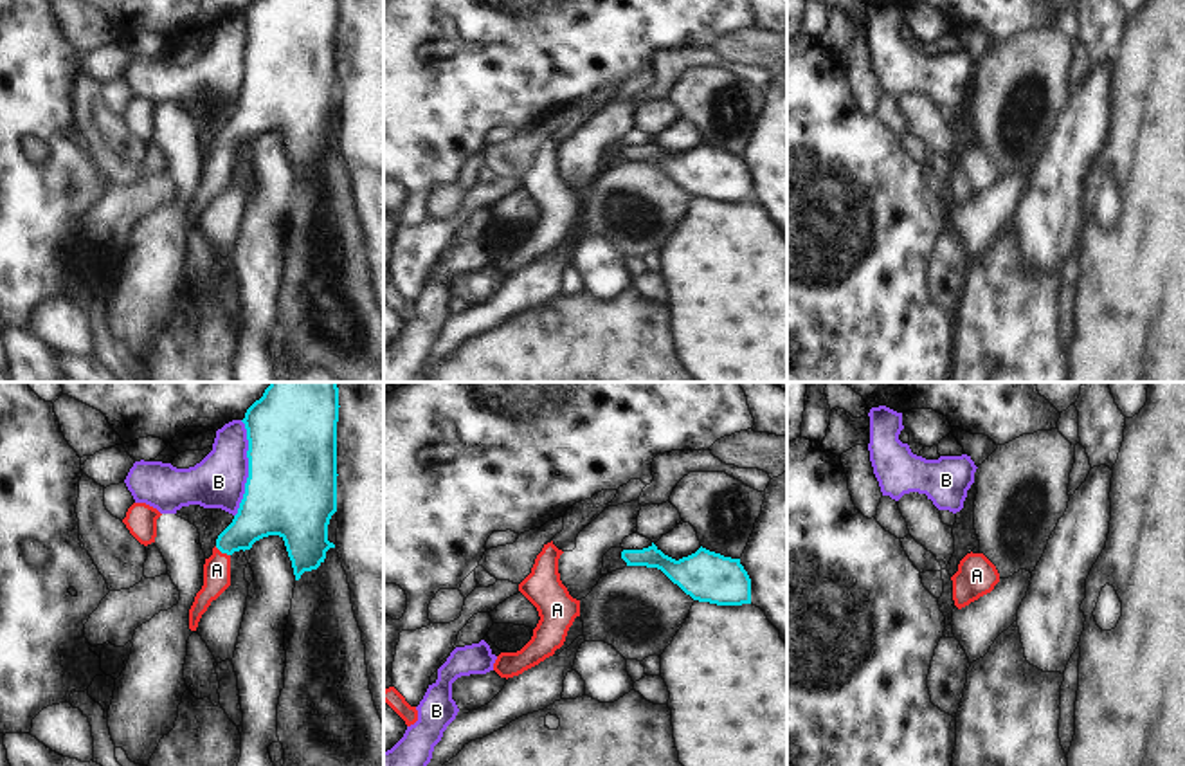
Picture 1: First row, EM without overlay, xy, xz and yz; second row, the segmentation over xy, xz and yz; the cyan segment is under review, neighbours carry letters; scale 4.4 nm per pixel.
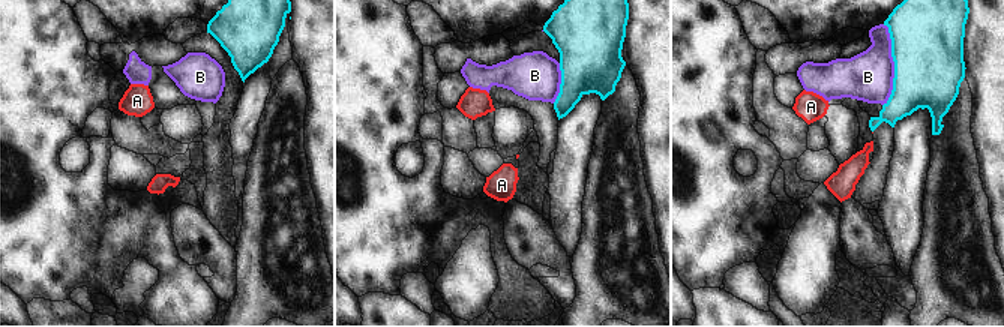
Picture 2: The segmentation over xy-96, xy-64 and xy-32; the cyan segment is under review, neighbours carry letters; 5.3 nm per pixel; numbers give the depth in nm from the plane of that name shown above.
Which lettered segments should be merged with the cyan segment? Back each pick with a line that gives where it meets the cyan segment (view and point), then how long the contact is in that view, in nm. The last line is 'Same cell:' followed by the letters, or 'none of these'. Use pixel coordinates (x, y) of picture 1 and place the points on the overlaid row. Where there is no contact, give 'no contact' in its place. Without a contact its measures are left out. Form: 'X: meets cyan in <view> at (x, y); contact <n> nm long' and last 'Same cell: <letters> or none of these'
A: meets cyan in xy at (222, 552); contact 80 nm long
Same cell: A

